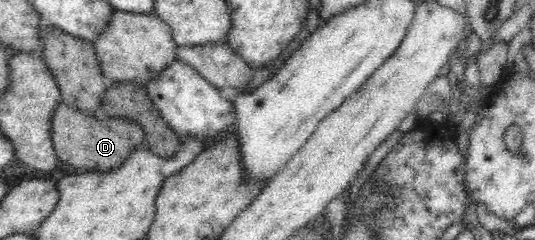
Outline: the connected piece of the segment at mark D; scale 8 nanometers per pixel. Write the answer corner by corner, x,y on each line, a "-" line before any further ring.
60,103
58,108
54,110
52,116
52,141
54,141
54,149
59,161
74,166
76,172
108,174
112,170
116,170
128,157
132,154
132,150
136,148
146,147
146,132
136,123
128,118
105,118
104,116
95,117
82,113
67,104

